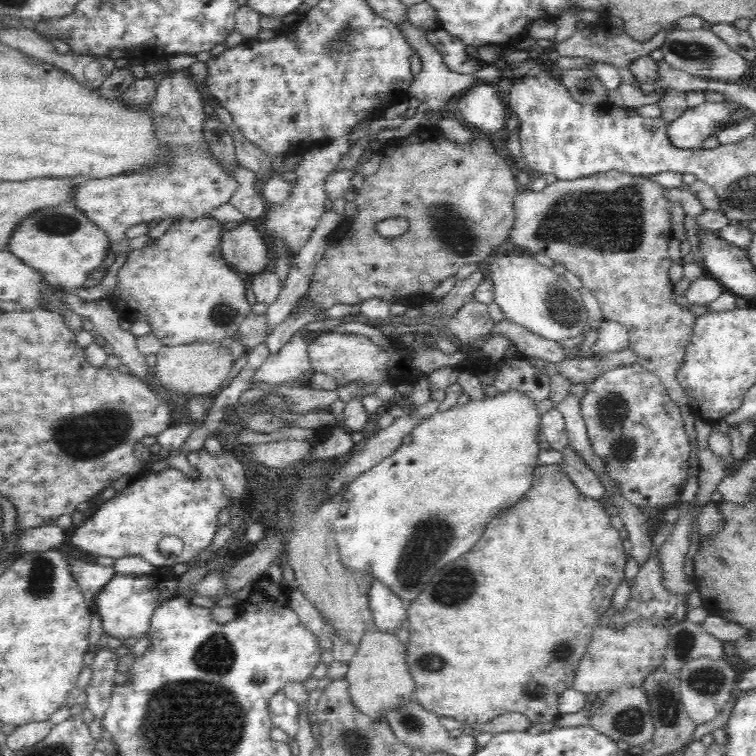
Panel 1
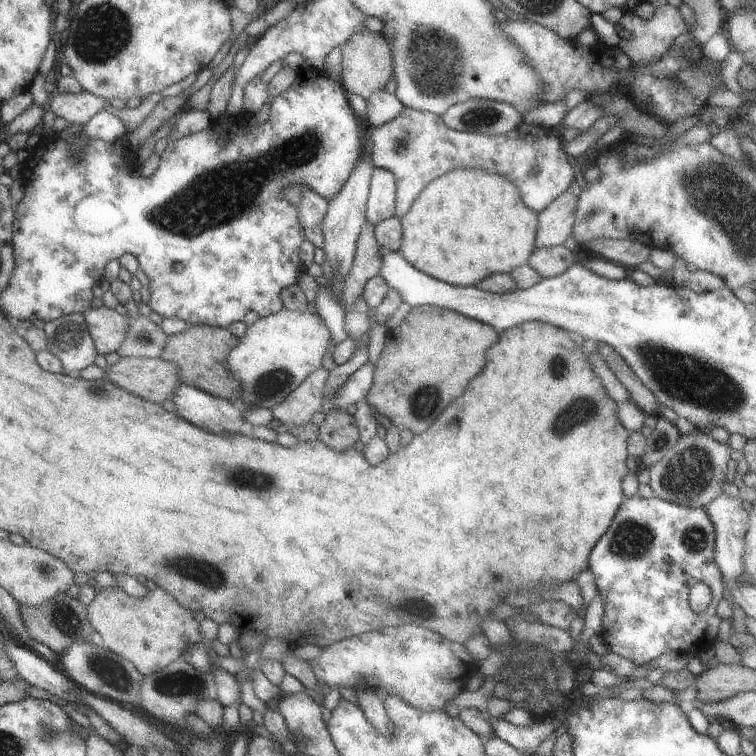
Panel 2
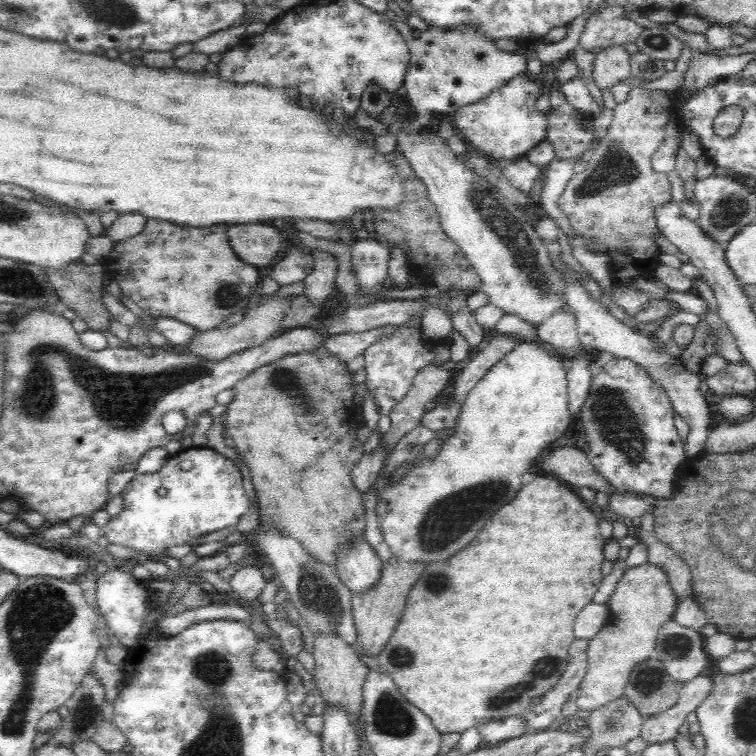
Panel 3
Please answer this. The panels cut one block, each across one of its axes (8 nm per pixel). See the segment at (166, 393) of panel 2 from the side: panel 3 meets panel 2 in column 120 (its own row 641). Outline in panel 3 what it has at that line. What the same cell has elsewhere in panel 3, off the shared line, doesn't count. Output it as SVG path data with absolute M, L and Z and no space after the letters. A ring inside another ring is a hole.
M392 559L391 562L383 564L381 579L372 590L352 594L351 611L357 630L357 644L364 655L377 657L385 649L404 614L412 584L418 580L424 567L422 563L400 563L398 560Z

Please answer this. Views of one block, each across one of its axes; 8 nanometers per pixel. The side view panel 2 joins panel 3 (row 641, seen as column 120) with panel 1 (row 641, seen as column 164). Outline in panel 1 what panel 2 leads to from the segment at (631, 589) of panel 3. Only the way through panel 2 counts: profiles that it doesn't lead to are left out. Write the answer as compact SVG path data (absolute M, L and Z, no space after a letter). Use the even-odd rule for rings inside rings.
M634 621L620 630L602 624L593 632L587 653L576 671L573 688L587 695L622 687L642 687L644 678L660 667L668 632L666 627L658 627L652 621Z

